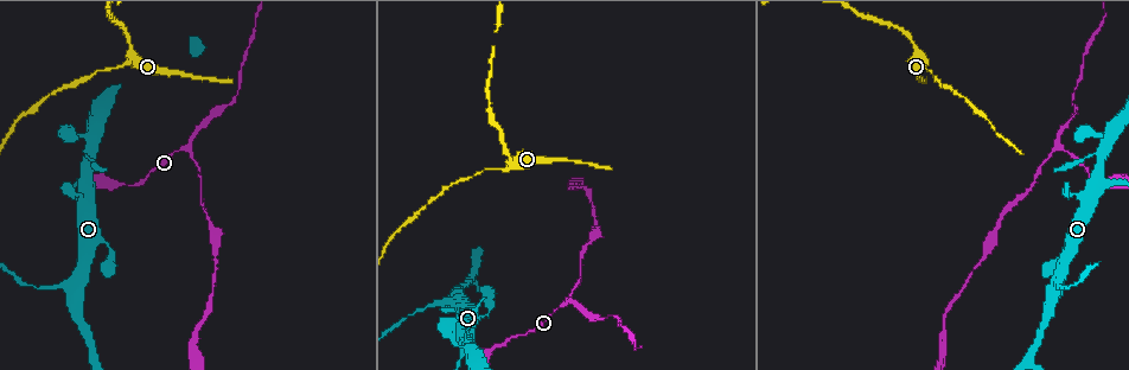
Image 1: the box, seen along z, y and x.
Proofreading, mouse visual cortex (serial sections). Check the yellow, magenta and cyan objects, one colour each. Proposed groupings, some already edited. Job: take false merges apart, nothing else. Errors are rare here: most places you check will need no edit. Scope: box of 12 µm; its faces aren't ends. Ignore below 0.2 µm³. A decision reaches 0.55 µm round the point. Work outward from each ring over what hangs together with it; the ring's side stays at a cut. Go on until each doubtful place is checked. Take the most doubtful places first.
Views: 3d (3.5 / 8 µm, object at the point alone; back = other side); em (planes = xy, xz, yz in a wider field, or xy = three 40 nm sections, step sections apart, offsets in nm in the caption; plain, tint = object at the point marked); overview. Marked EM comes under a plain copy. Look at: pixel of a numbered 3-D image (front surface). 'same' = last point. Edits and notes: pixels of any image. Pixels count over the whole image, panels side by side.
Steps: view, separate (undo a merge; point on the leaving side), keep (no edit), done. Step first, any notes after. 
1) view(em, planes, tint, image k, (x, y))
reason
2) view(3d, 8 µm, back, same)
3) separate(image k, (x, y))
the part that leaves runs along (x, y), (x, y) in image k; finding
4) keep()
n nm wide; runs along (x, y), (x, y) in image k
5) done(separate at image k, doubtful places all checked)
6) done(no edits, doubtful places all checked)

view(em, xy, step 1, tint, image 1, (509, 154))
calibre changes

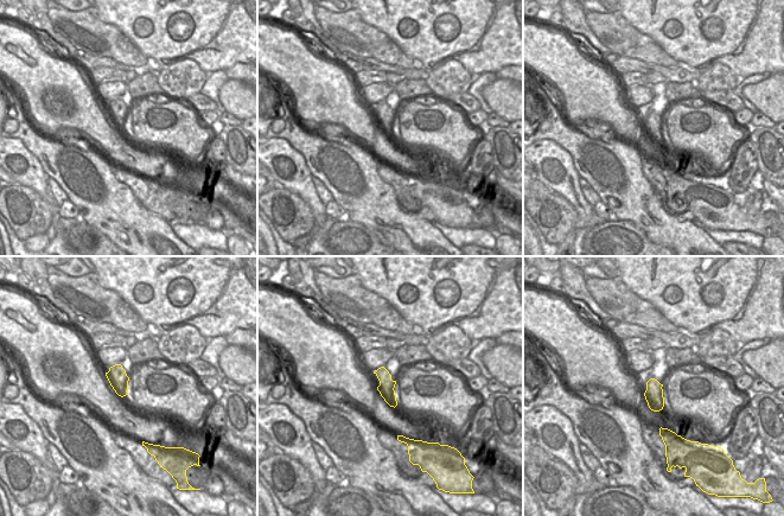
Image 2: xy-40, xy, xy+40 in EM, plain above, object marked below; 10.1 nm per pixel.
view(3d, 3.5 µm, same)
wider look

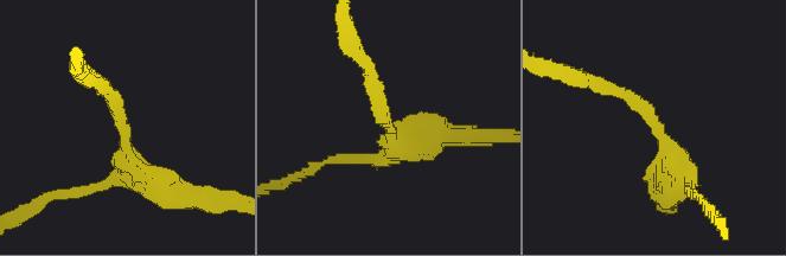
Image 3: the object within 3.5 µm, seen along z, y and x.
keep()
170 nm wide; runs along (672, 185), (654, 116), (600, 83) in image 3; all the same cell

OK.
view(3d, 3.5 µm, image 1, (114, 66))
sudden change in width

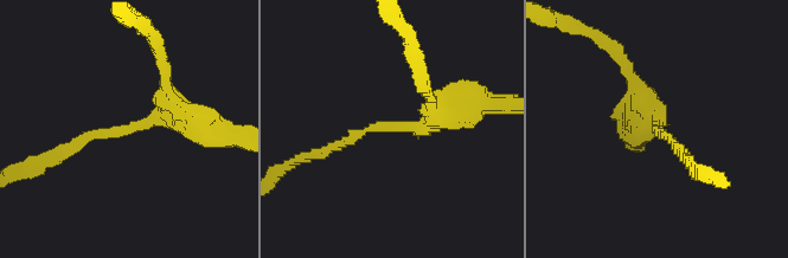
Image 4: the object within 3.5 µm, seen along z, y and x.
view(em, planes, tint, image 4, (657, 127))
arms of 150, 400 nm; now the EM

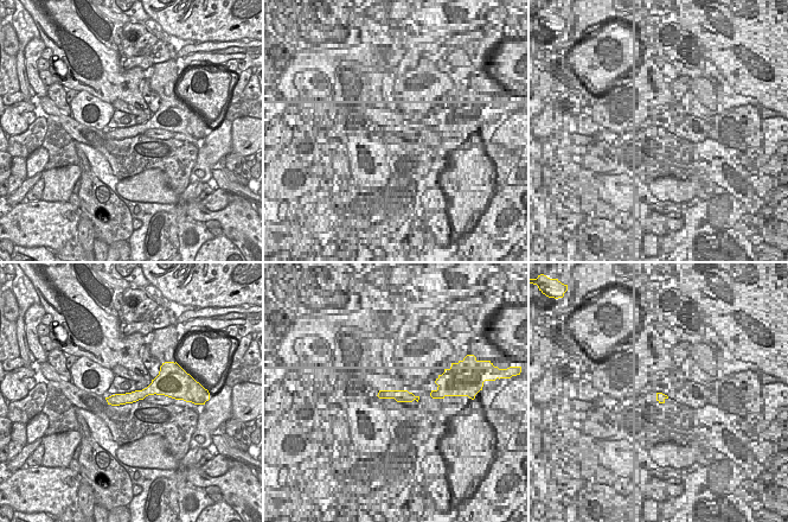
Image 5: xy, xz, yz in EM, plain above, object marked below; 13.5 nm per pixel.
keep()
runs along (463, 110), (427, 128), (369, 128), (325, 153) in image 4; one cell here

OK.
view(3d, 3.5 µm, image 1, (564, 302))
abrupt turn

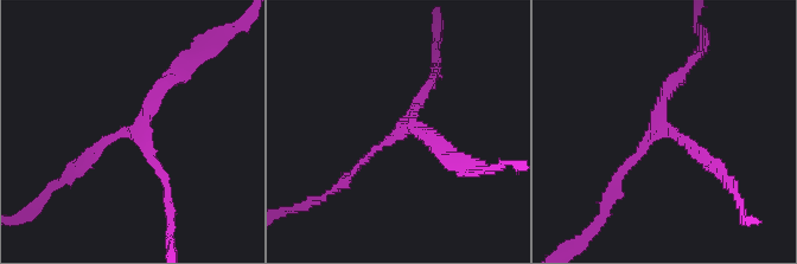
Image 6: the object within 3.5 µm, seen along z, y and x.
view(em, xy, step 2, tint, image 6, (130, 131))
3 arms; arms of 100, 150, 200 nm

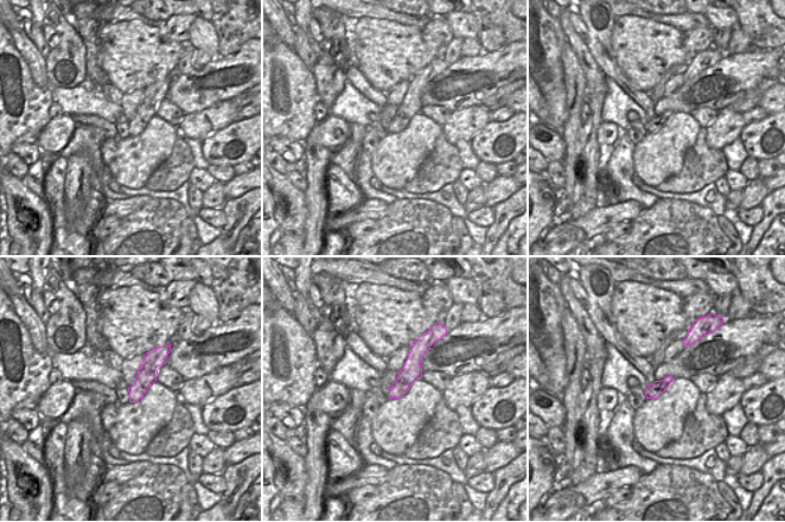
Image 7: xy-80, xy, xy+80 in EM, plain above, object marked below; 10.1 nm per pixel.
keep()
runs along (345, 179), (401, 130), (429, 82) in image 6; one cell here

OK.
done(no edits, doubtful places all checked)

